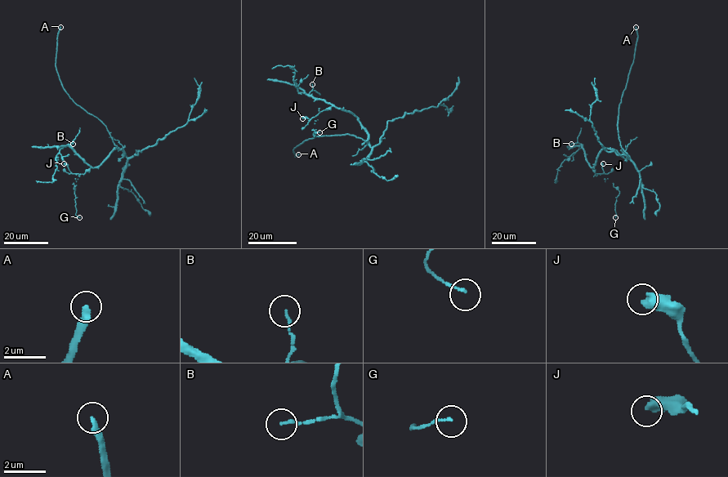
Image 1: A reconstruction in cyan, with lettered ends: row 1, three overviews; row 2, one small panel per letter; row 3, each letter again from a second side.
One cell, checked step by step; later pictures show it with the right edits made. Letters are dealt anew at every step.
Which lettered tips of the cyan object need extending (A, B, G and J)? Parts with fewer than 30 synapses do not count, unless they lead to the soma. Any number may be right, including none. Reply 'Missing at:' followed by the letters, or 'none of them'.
Missing at: A

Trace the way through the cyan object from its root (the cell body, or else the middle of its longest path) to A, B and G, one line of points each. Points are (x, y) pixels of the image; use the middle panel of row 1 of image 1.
A: (368, 140), (350, 135), (316, 135), (305, 140), (293, 149), (295, 155), (298, 154)
B: (368, 140), (368, 134), (354, 114), (310, 95), (312, 84)
G: (368, 140), (368, 134), (358, 118), (352, 113), (333, 106), (314, 116), (314, 136), (314, 131), (319, 132)

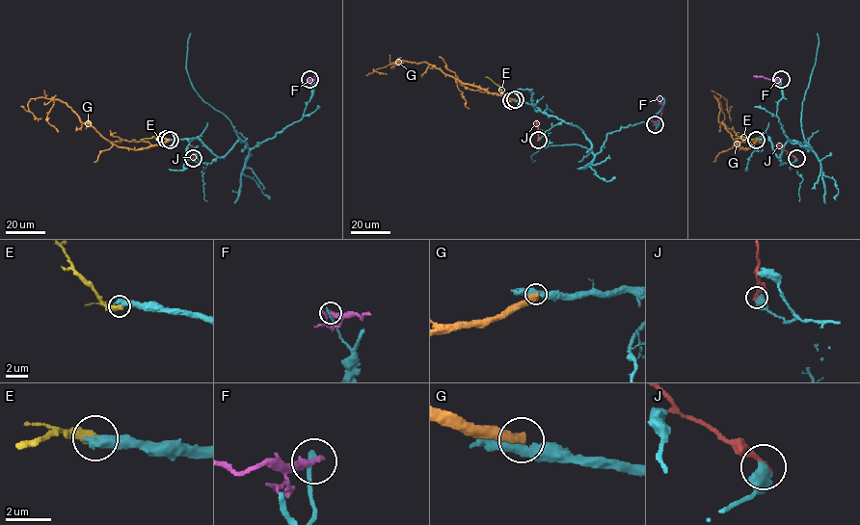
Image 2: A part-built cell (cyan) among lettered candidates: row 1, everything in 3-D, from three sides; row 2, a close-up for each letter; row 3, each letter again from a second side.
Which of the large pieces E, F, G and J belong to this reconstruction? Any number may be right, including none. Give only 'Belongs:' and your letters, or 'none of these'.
Belongs: none of these

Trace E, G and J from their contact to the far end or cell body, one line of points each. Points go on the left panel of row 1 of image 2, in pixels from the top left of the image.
E: (166, 139), (152, 136), (141, 140)
G: (170, 139), (138, 149), (119, 147), (83, 123), (65, 103), (32, 98), (29, 110), (41, 118)
J: (193, 158), (193, 145)

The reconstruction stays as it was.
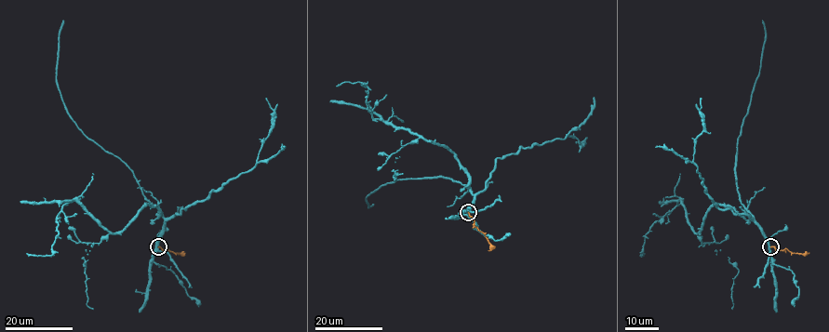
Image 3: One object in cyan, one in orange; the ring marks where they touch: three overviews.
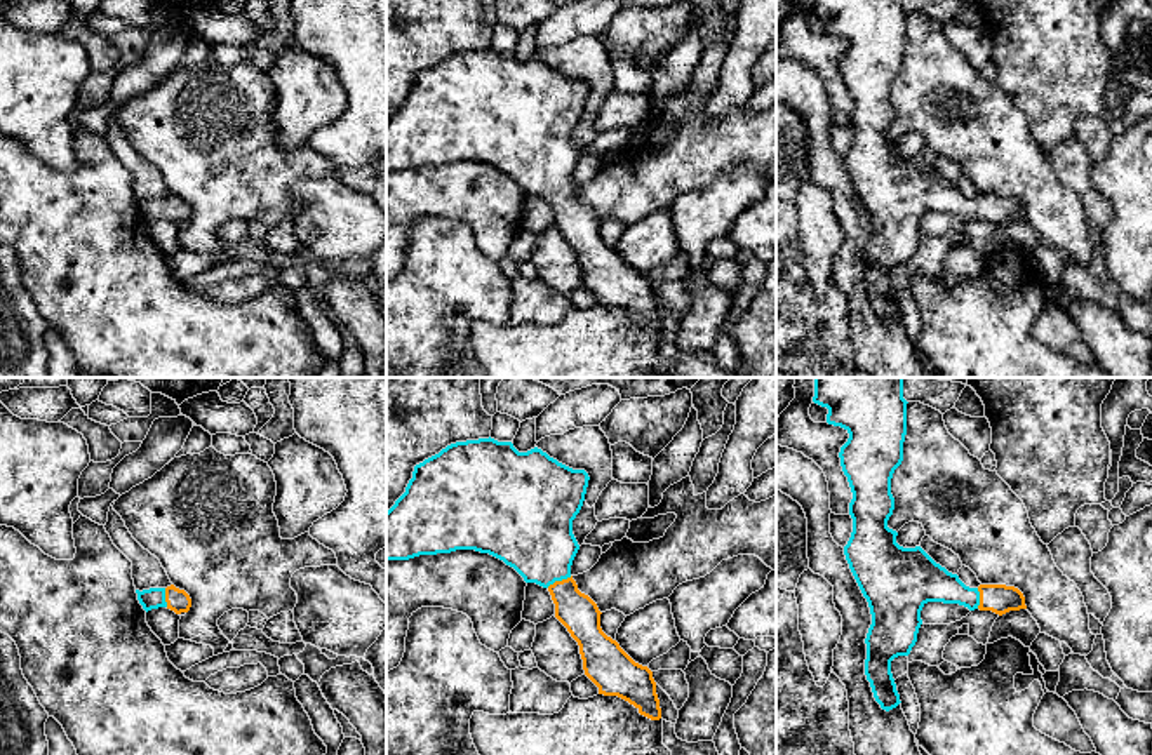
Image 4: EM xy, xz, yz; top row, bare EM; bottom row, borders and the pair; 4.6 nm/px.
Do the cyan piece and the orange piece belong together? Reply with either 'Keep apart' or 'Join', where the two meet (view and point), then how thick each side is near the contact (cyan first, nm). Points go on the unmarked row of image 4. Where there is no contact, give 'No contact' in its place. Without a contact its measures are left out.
Join. Touches cyan at xz (559, 190). Thickness 360 nm (cyan) against 180 nm

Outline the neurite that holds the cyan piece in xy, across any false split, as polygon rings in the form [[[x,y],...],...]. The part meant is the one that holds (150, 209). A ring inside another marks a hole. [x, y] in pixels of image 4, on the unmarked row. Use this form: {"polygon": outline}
{"polygon": [[[174,195],[167,198],[150,198],[136,200],[137,210],[143,219],[148,223],[151,219],[167,217],[176,224],[188,223],[191,217],[191,209],[184,200],[176,198]]]}

